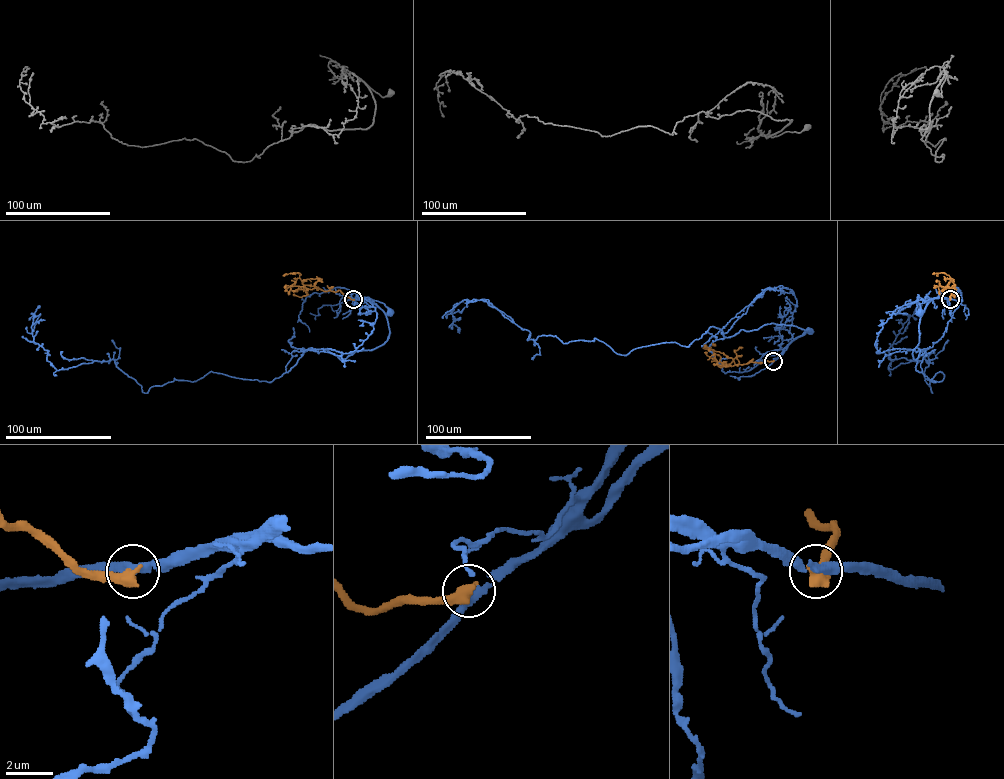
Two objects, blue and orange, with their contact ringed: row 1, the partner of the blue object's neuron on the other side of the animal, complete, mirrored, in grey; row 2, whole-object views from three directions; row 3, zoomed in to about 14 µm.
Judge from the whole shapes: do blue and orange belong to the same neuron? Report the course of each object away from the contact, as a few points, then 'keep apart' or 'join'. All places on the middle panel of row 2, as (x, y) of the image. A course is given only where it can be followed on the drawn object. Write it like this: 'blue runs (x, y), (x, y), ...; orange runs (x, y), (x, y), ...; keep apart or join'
blue runs (773, 361), (805, 331), (810, 332); orange runs (773, 361), (723, 365), (719, 356), (711, 349), (703, 348); keep apart

